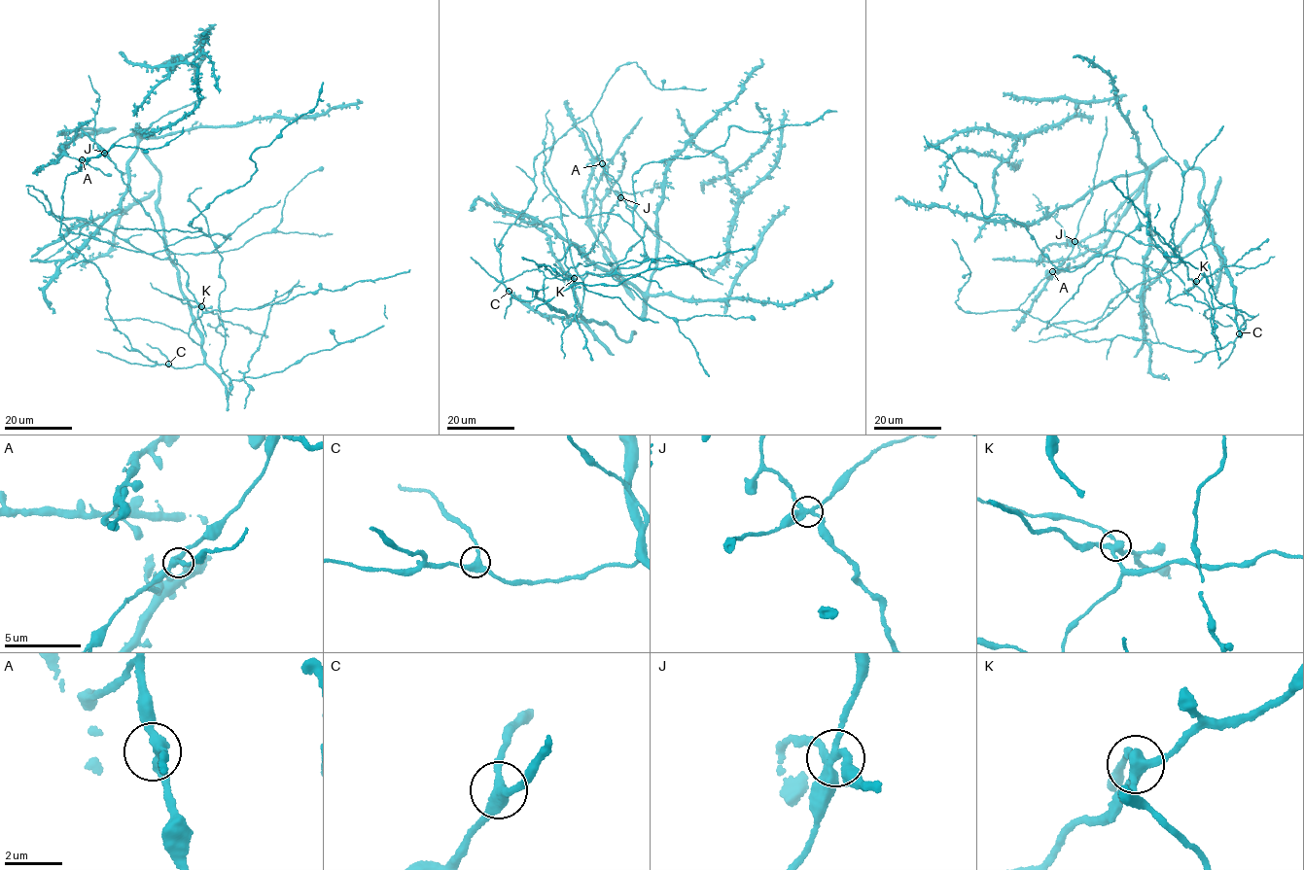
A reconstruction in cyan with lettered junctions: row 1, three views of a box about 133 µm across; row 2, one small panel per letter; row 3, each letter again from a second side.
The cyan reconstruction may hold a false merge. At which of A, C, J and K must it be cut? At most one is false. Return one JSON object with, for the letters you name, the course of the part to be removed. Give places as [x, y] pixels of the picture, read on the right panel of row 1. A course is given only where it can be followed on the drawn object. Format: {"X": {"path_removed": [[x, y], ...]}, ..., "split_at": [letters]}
{"K": {"path_removed": [[1196, 281], [1232, 264], [1268, 238]]}, "split_at": ["K"]}

